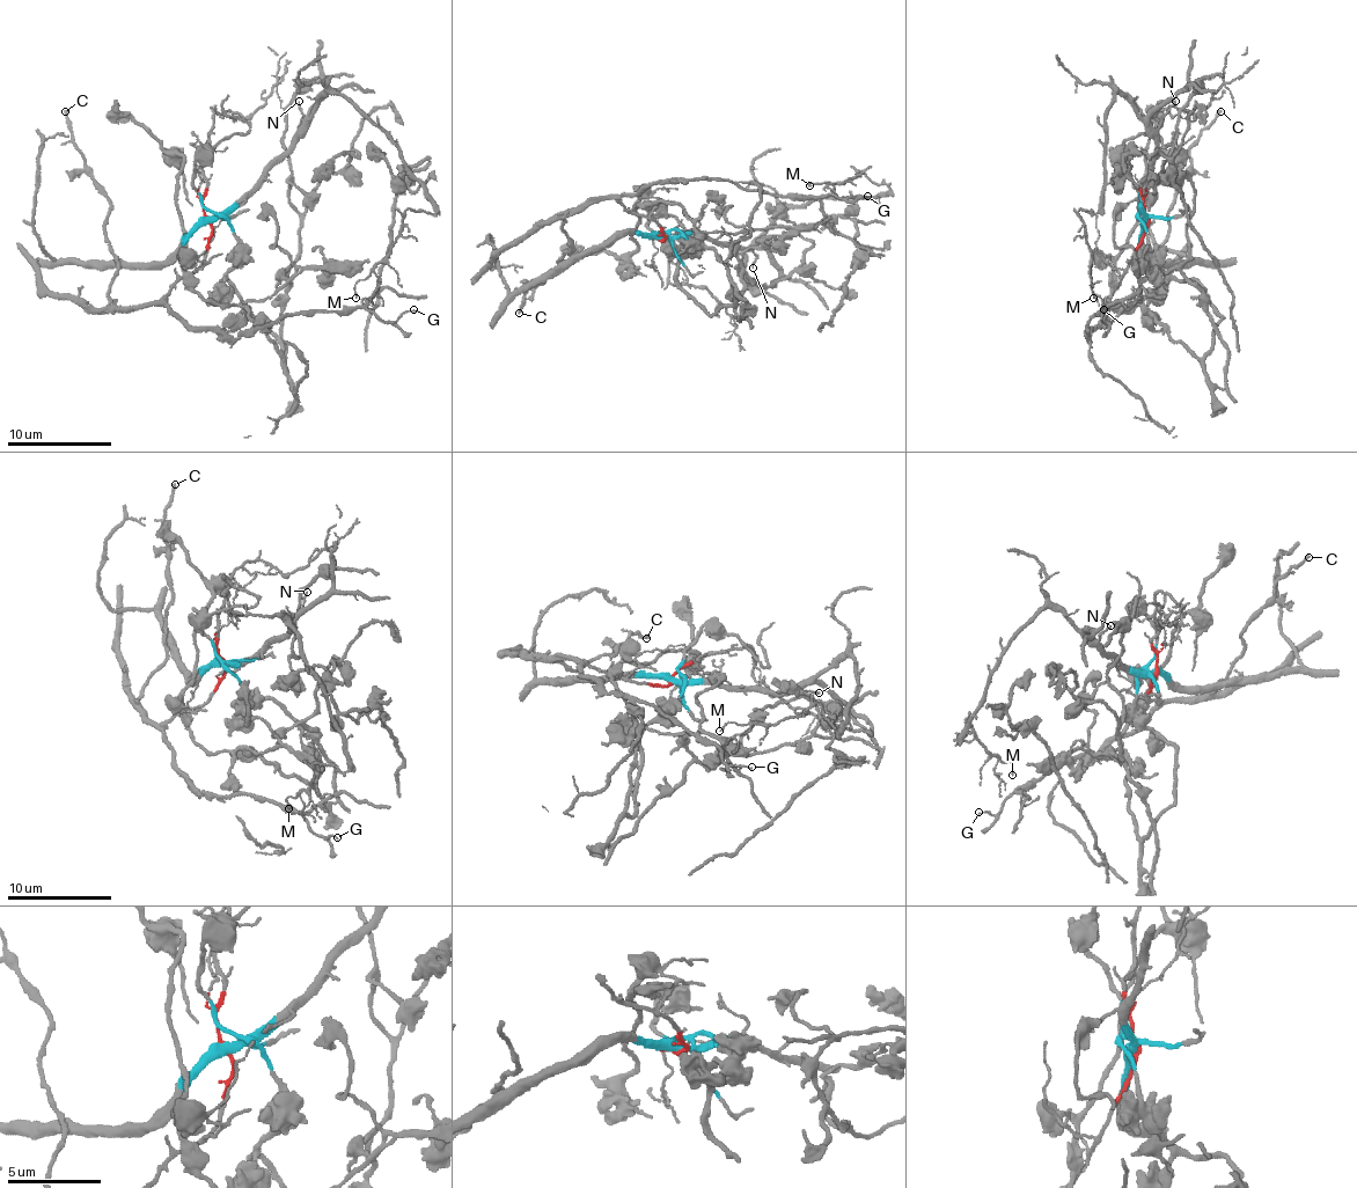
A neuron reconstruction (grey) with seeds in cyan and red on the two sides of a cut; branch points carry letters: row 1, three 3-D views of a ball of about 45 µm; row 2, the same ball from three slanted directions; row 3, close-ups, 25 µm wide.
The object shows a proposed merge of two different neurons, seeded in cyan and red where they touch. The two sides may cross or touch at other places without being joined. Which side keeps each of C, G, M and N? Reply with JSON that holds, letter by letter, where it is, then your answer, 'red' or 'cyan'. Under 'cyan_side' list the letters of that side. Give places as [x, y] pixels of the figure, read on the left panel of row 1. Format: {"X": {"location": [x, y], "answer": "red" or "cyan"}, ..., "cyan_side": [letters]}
{"C": {"location": [65, 111], "answer": "red"}, "G": {"location": [413, 309], "answer": "red"}, "M": {"location": [356, 298], "answer": "cyan"}, "N": {"location": [299, 101], "answer": "cyan"}, "cyan_side": ["M", "N"]}

